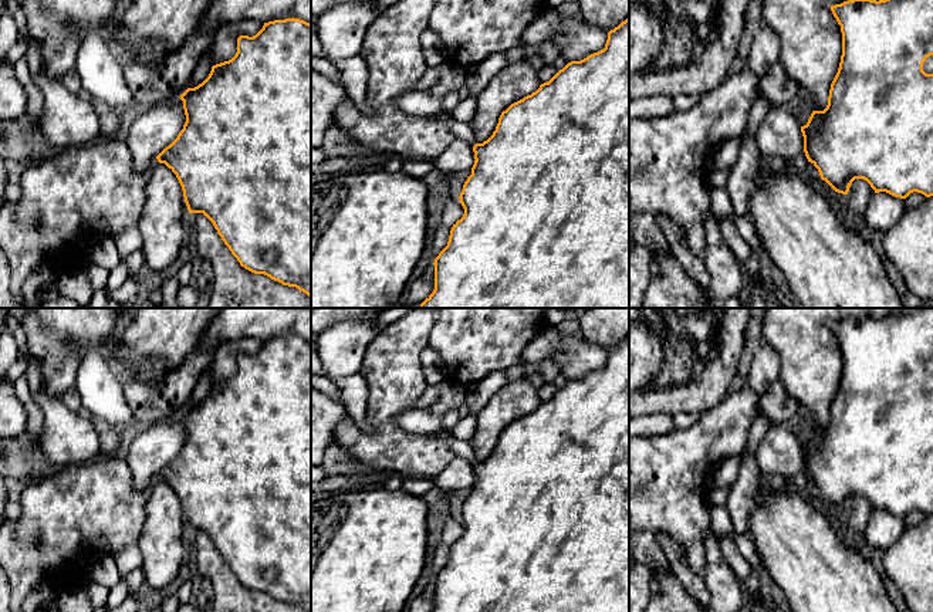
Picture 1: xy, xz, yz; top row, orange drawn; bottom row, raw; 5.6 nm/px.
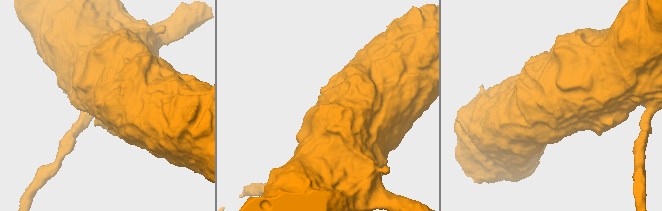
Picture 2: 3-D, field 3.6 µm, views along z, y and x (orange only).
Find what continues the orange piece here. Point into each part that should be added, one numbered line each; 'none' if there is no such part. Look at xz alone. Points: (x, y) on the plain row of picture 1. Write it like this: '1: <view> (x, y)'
1: xz (463, 449)

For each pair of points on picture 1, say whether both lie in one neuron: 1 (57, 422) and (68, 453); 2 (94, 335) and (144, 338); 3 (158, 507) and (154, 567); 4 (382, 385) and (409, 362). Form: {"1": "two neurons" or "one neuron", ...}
{"1": "one neuron", "2": "two neurons", "3": "one neuron", "4": "one neuron"}

